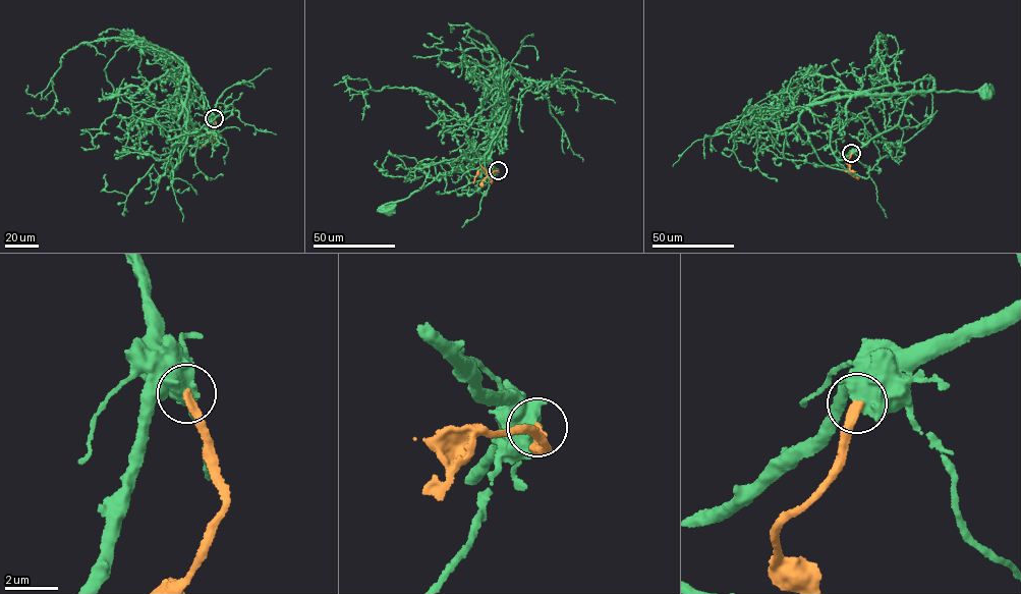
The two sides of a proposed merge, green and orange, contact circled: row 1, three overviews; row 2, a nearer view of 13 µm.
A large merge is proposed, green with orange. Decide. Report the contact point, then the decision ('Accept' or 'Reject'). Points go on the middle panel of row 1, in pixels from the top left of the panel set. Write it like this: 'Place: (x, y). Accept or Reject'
Place: (498, 170). Reject

